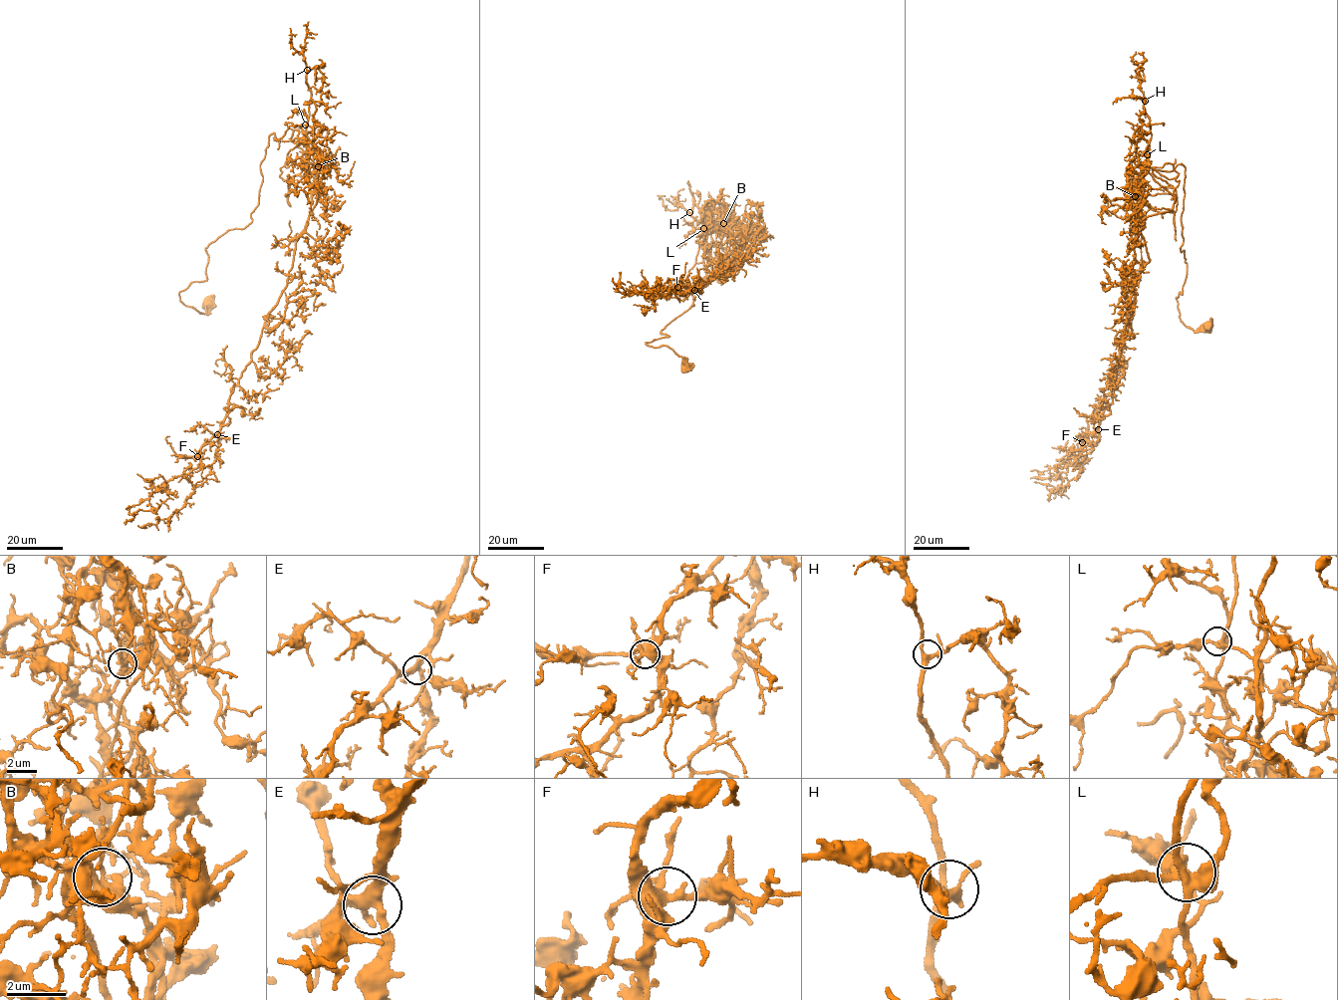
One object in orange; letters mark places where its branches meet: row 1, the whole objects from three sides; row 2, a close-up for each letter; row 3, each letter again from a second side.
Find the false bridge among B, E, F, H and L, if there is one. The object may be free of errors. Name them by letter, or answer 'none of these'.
B

